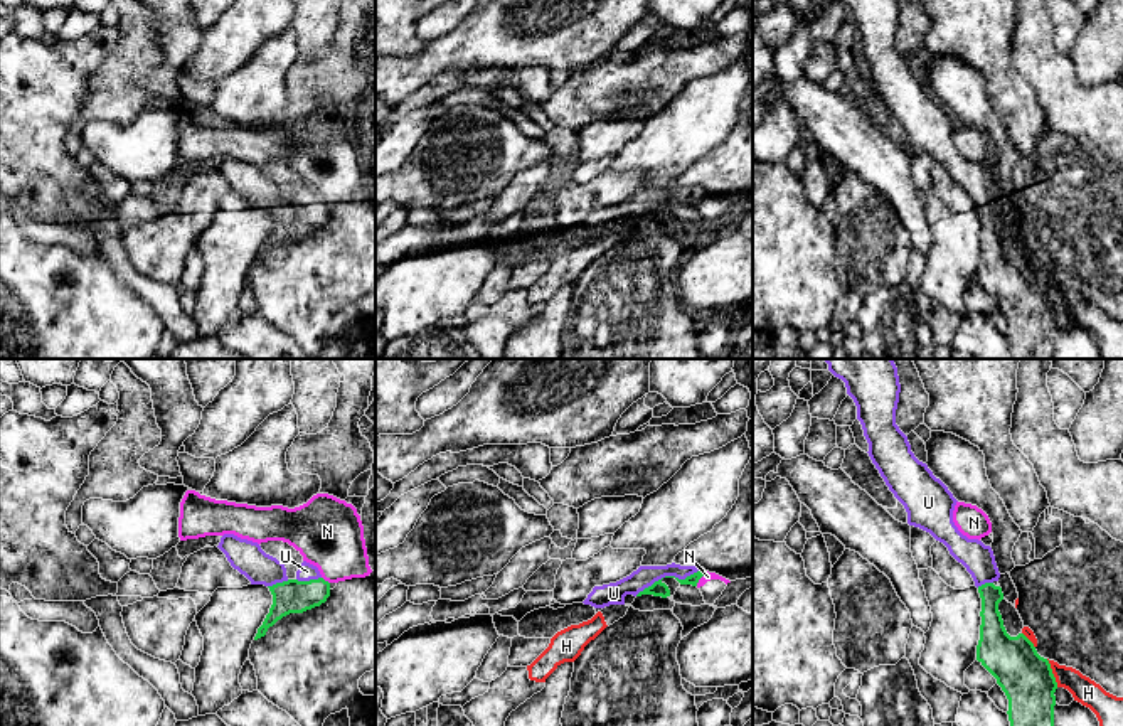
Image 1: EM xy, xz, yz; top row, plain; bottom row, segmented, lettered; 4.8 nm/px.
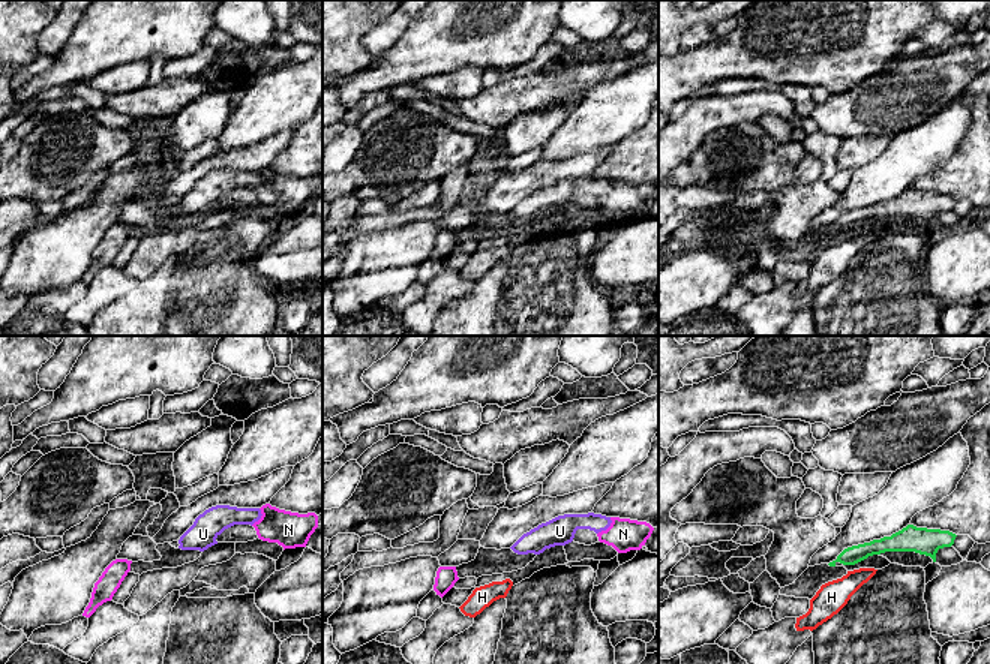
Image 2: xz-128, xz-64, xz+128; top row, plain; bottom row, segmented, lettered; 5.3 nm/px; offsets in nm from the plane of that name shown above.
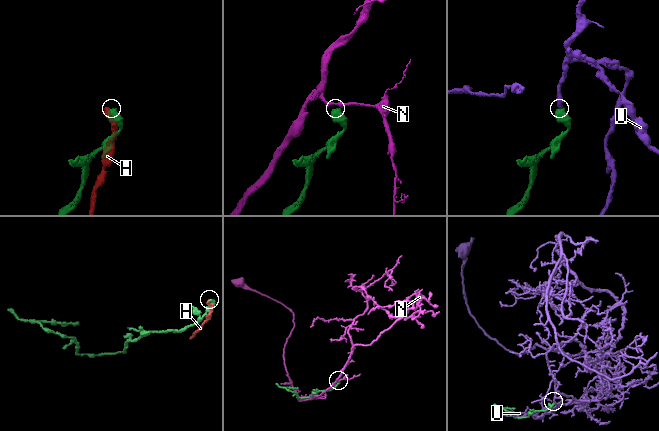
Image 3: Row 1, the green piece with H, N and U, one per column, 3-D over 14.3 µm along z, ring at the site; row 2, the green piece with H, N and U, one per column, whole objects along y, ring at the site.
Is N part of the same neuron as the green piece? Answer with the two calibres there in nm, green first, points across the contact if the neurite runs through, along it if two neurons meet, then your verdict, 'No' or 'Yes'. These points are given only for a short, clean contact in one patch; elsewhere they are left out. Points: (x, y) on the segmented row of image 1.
Thickness 50 nm (green) against 50 nm. Boundary: xz (706, 571), (696, 585). No

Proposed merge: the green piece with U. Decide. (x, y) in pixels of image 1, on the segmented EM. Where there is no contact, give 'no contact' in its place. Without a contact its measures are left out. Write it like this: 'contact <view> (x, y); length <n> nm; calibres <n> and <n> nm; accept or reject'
contact xz (667, 576); length 340 nm; calibres 50 and 100 nm; accept

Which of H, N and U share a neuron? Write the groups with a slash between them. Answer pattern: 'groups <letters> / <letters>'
groups H / N / U

